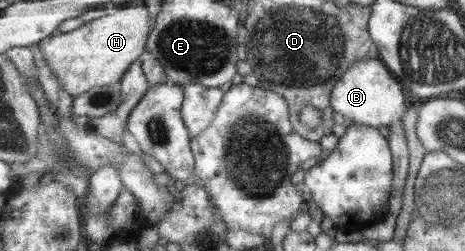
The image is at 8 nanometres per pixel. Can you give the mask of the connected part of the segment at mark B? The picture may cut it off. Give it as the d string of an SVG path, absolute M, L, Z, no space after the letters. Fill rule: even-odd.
M367 58L353 62L345 74L333 84L331 109L341 113L351 124L366 125L375 129L390 127L402 120L412 104L405 96L403 85L393 76L380 58Z

